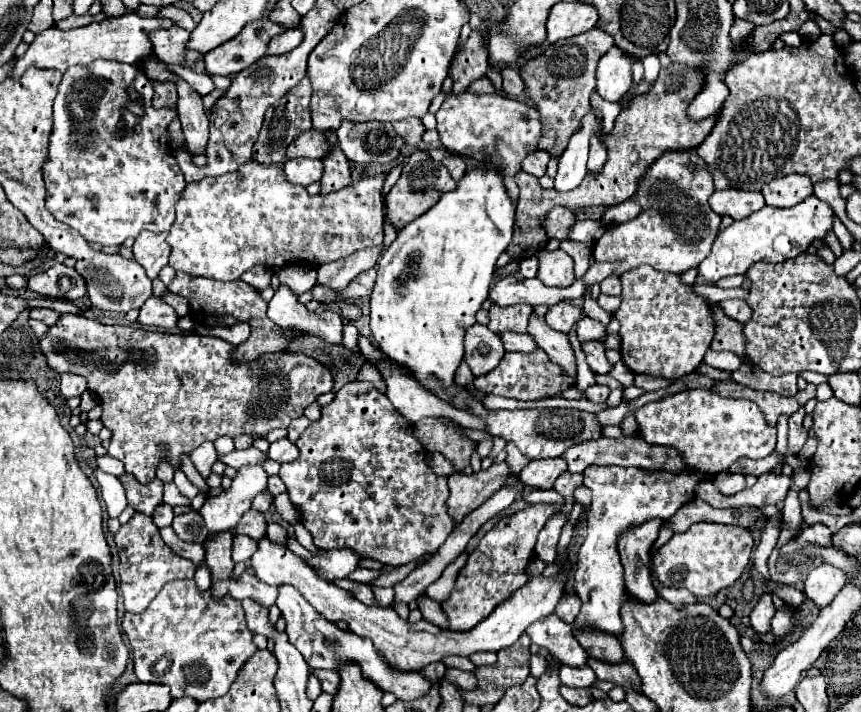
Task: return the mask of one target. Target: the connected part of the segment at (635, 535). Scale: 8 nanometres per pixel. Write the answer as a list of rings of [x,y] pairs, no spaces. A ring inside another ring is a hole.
[[[651,519],[637,527],[629,527],[619,535],[617,541],[617,549],[625,569],[625,591],[647,603],[649,599],[657,597],[649,575],[649,551],[659,535],[661,523],[663,519]]]

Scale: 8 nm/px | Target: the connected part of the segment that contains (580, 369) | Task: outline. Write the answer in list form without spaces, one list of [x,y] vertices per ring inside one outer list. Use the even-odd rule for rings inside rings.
[[[575,327],[572,328],[567,335],[577,359],[577,387],[579,387],[581,391],[585,391],[589,385],[595,383],[595,373],[593,373],[593,371],[589,369],[589,365],[585,363],[584,353],[581,348],[581,343],[577,338]]]

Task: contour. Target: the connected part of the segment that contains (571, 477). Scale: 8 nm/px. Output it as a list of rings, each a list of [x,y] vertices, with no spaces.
[[[565,471],[565,473],[557,478],[553,488],[557,489],[561,495],[565,495],[565,504],[556,514],[570,514],[573,503],[575,503],[575,499],[573,499],[573,489],[575,489],[577,485],[581,485],[581,483],[583,483],[583,475],[581,475],[581,473],[569,473],[569,471]]]

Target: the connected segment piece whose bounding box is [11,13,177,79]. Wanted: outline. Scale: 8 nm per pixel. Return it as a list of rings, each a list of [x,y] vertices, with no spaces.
[[[127,13],[127,15],[115,17],[115,19],[103,19],[103,21],[95,21],[85,27],[67,29],[67,31],[51,27],[51,29],[45,29],[41,35],[37,35],[35,41],[29,45],[27,53],[17,59],[17,65],[11,73],[11,77],[19,79],[29,65],[57,69],[57,71],[65,73],[67,67],[85,65],[85,63],[91,63],[93,59],[117,59],[123,63],[137,63],[153,53],[153,43],[149,39],[149,33],[153,33],[157,29],[171,29],[175,25],[177,25],[175,21],[165,19],[165,17],[143,19],[133,13]]]

